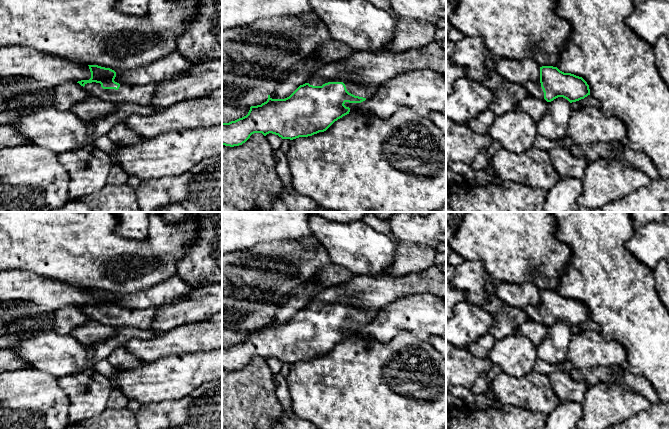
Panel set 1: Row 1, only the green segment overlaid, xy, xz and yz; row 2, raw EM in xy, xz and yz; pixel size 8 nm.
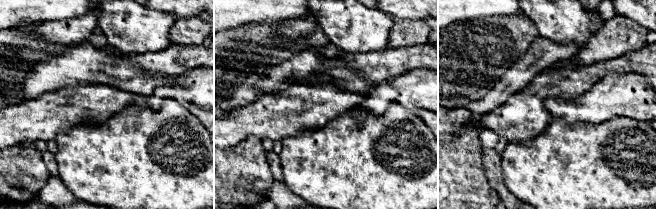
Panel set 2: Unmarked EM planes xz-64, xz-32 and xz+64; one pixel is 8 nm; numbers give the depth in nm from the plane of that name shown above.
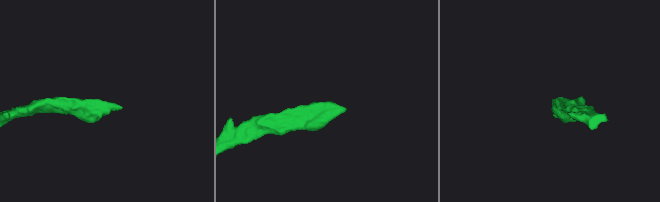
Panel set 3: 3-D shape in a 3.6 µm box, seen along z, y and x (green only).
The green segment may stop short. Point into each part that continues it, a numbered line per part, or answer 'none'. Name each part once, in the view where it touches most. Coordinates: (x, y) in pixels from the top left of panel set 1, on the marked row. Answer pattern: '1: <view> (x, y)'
1: xz (367, 71)

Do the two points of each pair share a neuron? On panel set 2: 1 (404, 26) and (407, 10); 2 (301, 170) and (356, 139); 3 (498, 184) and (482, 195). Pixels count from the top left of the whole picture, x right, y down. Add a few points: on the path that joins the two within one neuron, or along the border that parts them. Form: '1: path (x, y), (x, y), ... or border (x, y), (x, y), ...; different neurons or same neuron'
1: border (396, 17), (425, 21); different neurons
2: path (315, 168), (317, 166), (329, 166), (342, 153); same neuron
3: border (483, 166), (486, 180), (499, 198); different neurons

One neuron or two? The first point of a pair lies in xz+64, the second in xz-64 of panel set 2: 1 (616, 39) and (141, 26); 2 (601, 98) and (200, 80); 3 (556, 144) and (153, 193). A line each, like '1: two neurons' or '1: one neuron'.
1: two neurons
2: one neuron
3: one neuron

